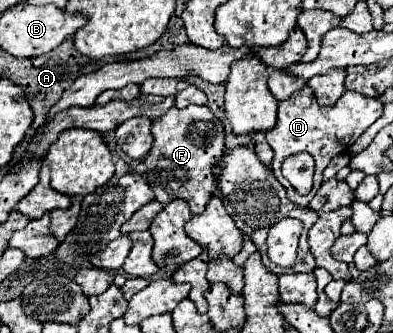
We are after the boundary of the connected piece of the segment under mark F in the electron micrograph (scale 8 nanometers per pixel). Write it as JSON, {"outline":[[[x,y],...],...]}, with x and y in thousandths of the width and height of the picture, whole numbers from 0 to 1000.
{"outline":[[[478,315],[473,327],[433,321],[417,345],[387,363],[392,435],[366,477],[372,544],[387,562],[397,604],[433,610],[438,598],[468,598],[489,640],[519,640],[545,562],[550,495],[570,465],[570,375],[529,321]]]}

